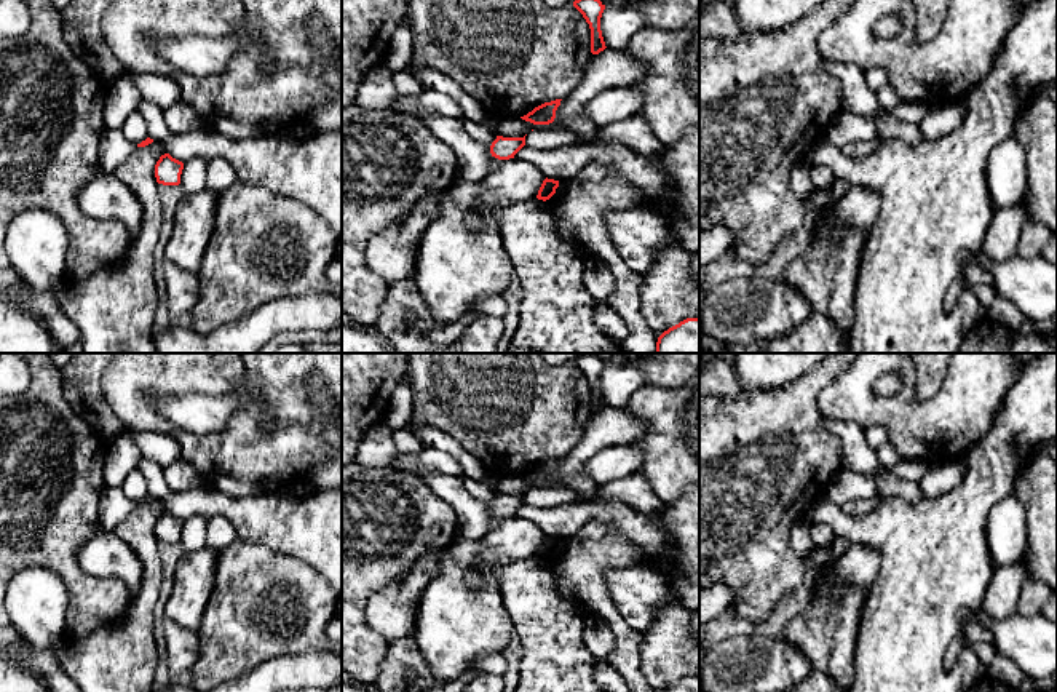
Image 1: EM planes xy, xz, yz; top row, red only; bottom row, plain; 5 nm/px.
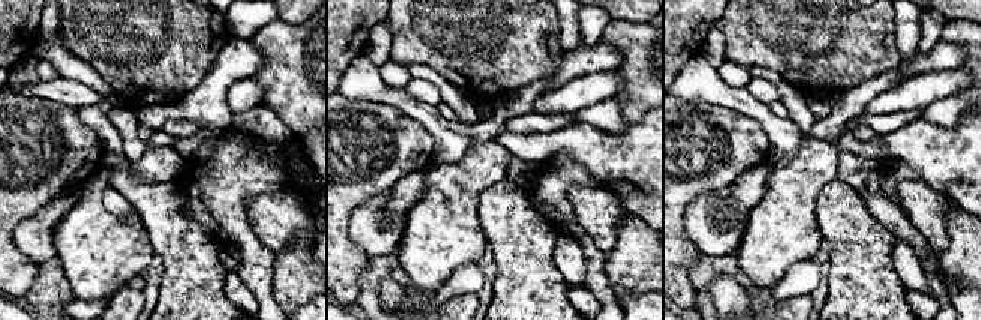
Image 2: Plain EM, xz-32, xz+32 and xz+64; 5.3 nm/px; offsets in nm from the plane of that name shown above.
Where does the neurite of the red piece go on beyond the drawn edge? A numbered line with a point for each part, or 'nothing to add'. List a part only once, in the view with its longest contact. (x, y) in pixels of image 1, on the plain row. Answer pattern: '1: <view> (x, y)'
1: xz (473, 515)

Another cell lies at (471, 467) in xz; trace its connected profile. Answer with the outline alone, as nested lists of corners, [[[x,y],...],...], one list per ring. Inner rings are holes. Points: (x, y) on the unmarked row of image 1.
[[[412,414],[404,428],[410,430],[417,438],[420,438],[426,447],[444,451],[455,457],[465,476],[487,484],[498,494],[498,479],[492,476],[481,460],[471,455],[455,438],[439,428],[415,424]]]

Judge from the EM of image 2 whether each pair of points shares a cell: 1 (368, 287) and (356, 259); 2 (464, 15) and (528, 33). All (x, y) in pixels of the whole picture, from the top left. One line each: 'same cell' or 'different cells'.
1: different cells
2: same cell

